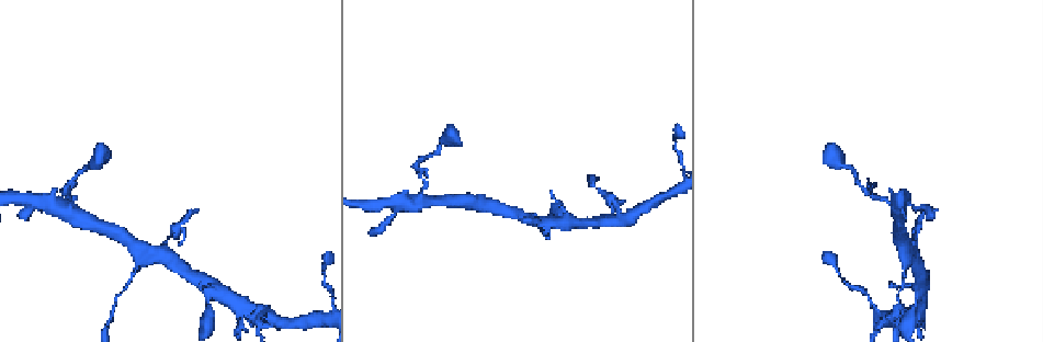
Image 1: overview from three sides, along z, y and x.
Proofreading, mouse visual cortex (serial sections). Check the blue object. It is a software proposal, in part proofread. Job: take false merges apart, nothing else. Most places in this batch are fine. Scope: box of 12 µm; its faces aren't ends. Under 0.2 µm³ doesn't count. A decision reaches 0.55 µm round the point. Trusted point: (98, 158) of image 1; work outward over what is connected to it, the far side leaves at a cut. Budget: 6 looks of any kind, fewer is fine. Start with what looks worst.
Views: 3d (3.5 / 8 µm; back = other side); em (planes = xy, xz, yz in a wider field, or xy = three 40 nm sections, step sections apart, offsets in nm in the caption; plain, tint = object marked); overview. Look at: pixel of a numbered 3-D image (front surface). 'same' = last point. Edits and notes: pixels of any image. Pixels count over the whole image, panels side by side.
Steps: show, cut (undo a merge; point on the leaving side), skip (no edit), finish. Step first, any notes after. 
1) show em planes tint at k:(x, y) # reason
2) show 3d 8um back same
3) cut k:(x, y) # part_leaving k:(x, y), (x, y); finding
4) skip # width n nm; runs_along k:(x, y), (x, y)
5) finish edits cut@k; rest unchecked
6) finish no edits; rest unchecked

show 3d 3.5um at 1:(63, 189) # sharp bend

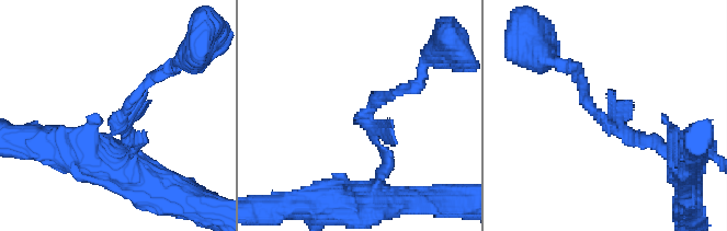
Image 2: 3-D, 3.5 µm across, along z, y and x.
show em xy step 5 tint at 2:(120, 118)

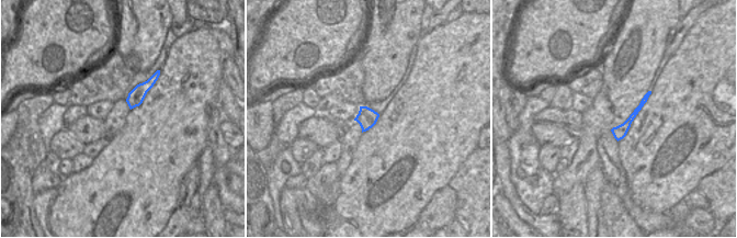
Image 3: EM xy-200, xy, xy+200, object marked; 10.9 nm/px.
skip # runs_along 2:(575, 72), (609, 126), (659, 147); one cell here

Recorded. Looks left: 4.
show 3d 8um at 1:(903, 256) # branch point

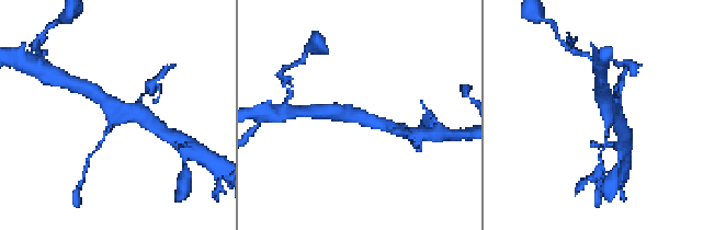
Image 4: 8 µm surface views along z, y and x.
show em xy step 5 tint at 4:(112, 110) # arms 3; arm_widths 150, 400, 450 nm; shape alone is not enough

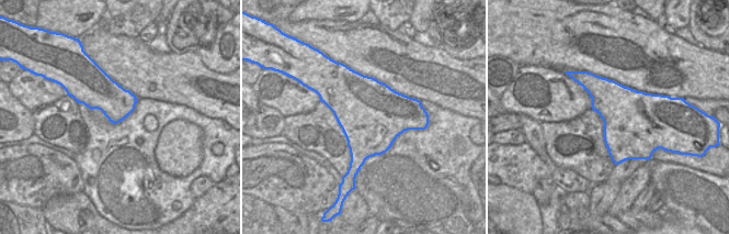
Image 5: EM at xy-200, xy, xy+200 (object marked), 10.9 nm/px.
skip # runs_along 4:(89, 90), (112, 105), (143, 114); one cell here

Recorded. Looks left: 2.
show 3d 3.5um at 1:(259, 324)

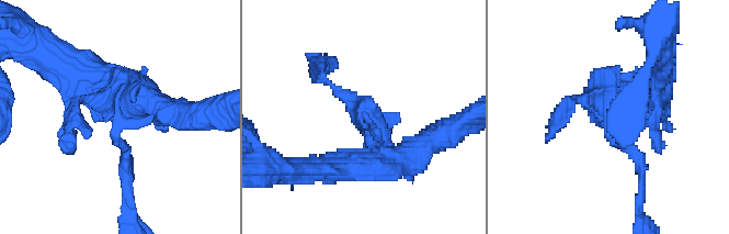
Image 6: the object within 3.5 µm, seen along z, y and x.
show em xy step 3 tint at 6:(604, 121) # need the tissue

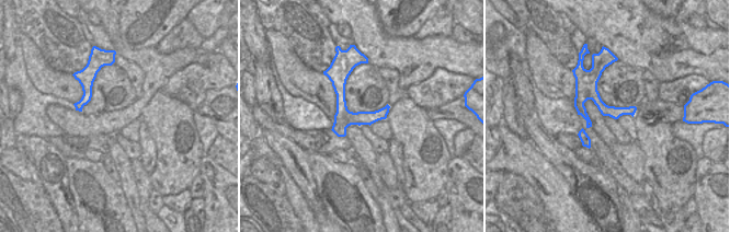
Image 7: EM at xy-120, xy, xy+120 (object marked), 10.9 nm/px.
skip # width 220 nm; runs_along 6:(139, 97), (129, 87), (116, 103), (120, 164); one cell here

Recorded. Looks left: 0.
finish no edits; rest unchecked

